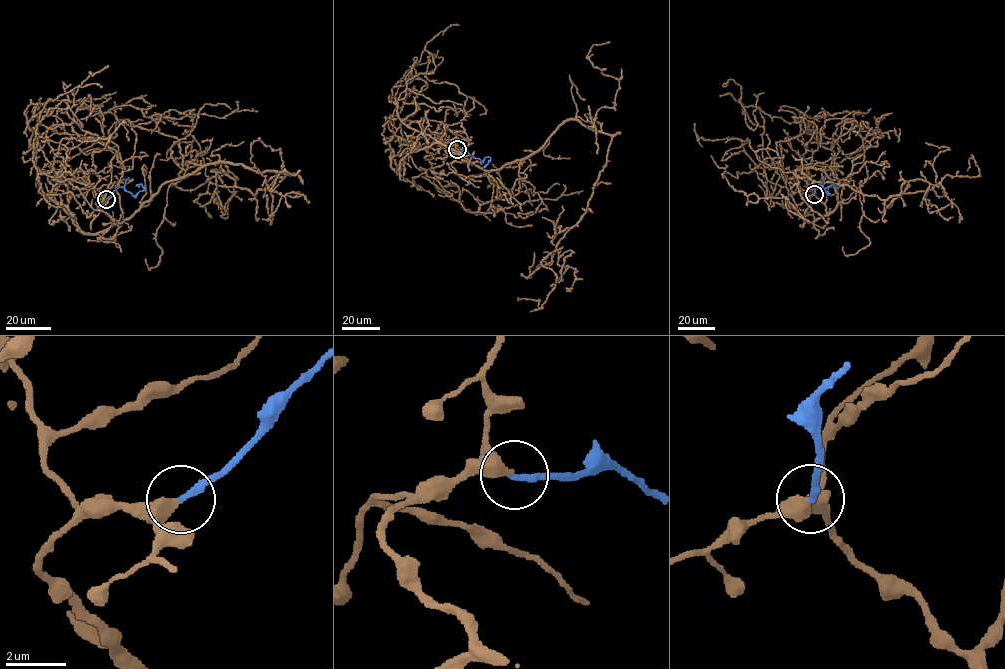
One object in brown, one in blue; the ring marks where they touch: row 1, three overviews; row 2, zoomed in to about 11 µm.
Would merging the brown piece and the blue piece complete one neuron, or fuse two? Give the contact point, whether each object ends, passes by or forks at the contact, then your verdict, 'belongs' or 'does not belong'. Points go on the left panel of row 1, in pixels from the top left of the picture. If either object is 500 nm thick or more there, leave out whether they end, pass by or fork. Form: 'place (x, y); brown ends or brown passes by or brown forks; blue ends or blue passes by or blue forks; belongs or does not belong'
place (106, 199); brown ends; blue ends; belongs

